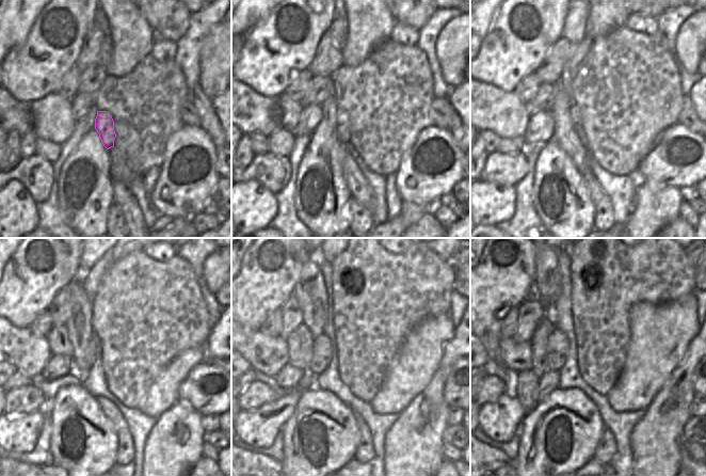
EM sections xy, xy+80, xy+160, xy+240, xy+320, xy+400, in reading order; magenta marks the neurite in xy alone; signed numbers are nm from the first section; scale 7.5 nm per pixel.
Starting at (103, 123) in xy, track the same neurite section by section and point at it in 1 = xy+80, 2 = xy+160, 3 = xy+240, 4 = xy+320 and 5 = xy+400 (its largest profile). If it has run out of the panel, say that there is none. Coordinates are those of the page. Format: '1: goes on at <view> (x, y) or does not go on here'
1: goes on at xy+80 (342, 126)
2: goes on at xy+160 (576, 120)
3: goes on at xy+240 (90, 353)
4: goes on at xy+320 (321, 347)
5: goes on at xy+400 (557, 352)

